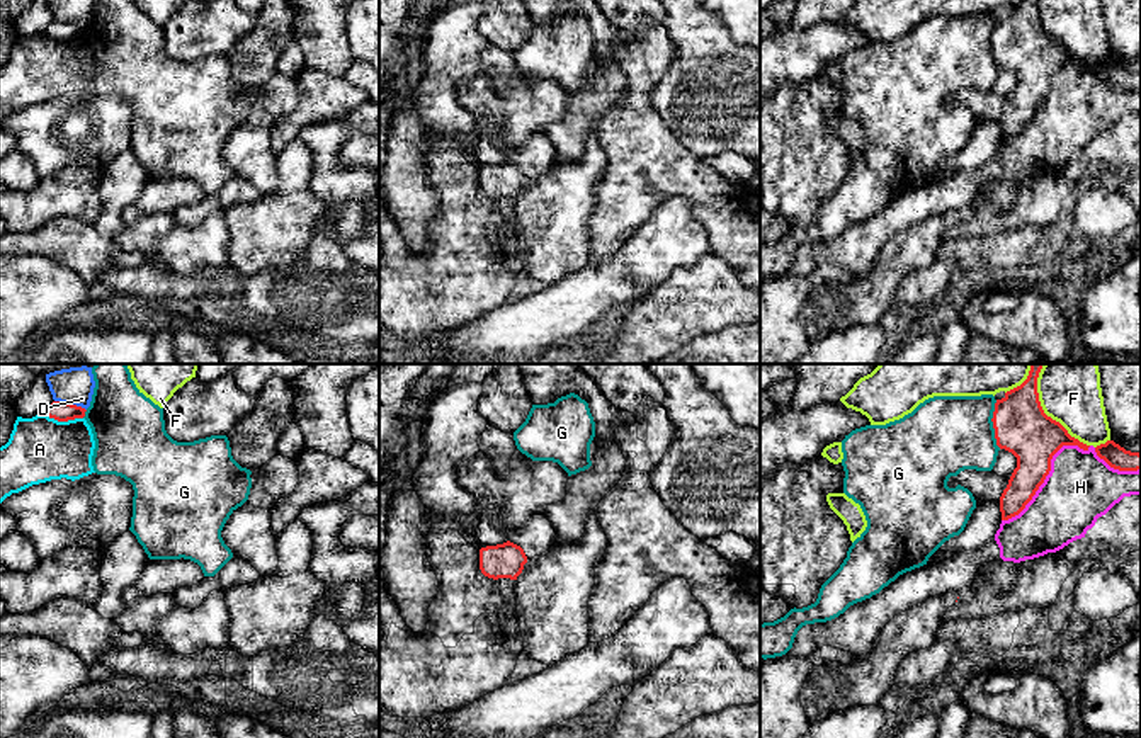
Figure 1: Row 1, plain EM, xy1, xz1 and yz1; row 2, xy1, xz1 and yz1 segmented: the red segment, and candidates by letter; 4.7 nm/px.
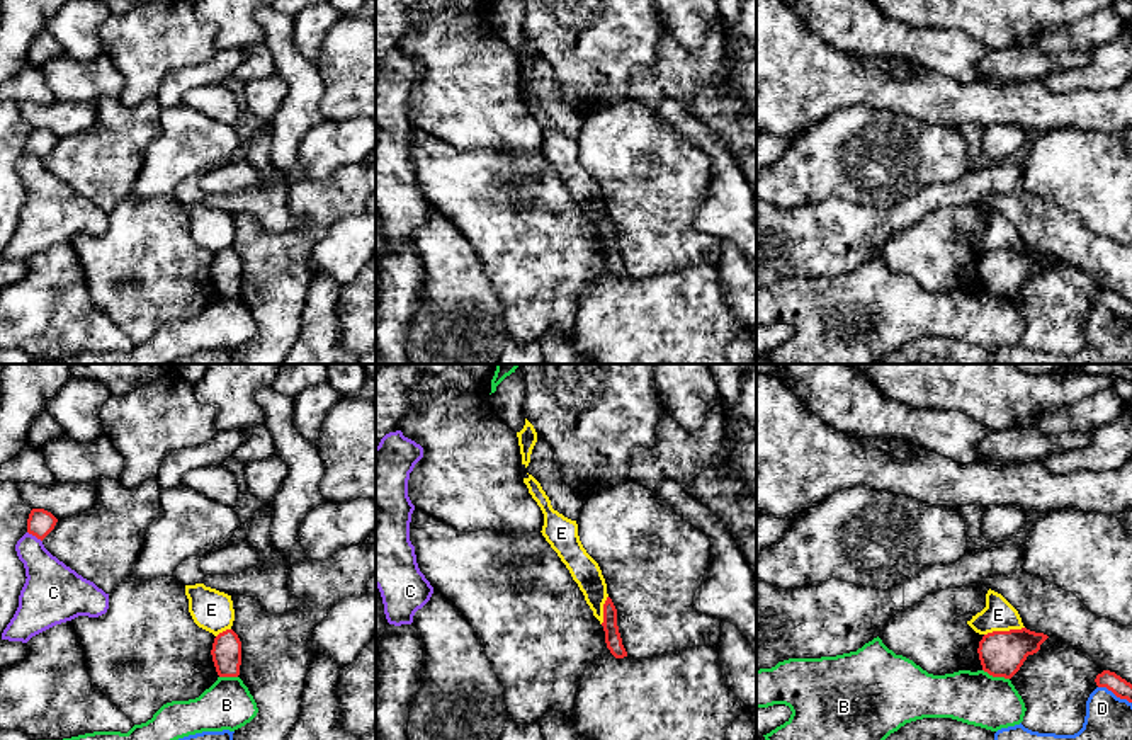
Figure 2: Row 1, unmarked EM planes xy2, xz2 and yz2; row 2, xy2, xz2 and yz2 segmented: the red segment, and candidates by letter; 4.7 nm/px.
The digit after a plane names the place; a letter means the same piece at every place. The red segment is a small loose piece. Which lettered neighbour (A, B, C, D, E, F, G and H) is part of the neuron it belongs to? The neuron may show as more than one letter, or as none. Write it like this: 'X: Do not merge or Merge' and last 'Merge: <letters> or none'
A: Do not merge
B: Do not merge
C: Do not merge
D: Do not merge
E: Do not merge
F: Do not merge
G: Do not merge
H: Do not merge
Merge: none

